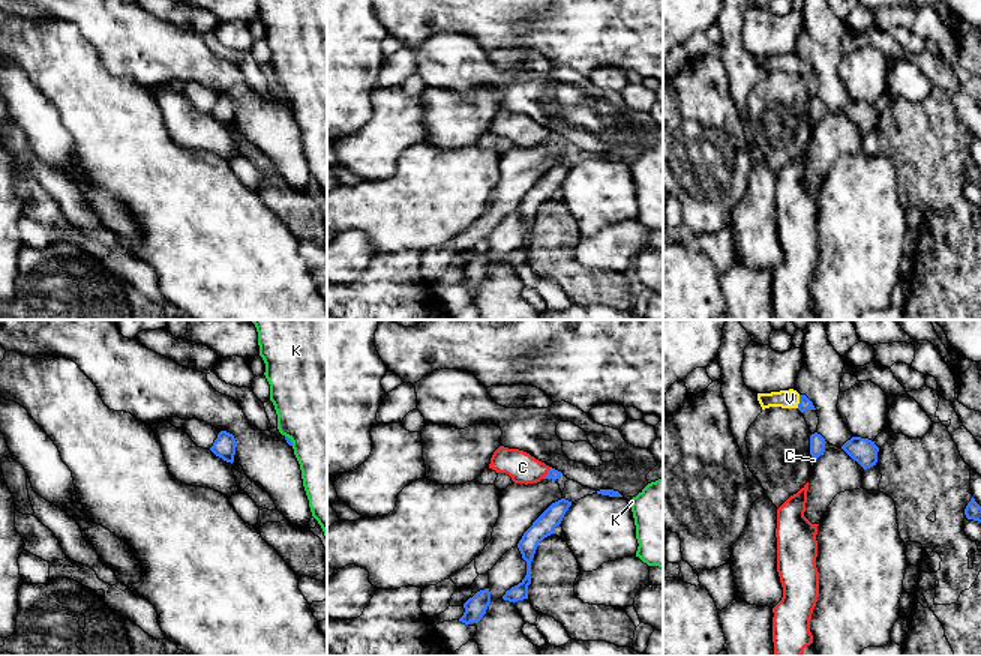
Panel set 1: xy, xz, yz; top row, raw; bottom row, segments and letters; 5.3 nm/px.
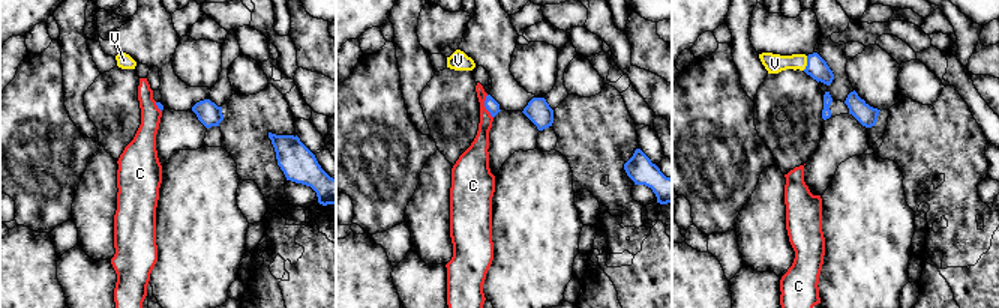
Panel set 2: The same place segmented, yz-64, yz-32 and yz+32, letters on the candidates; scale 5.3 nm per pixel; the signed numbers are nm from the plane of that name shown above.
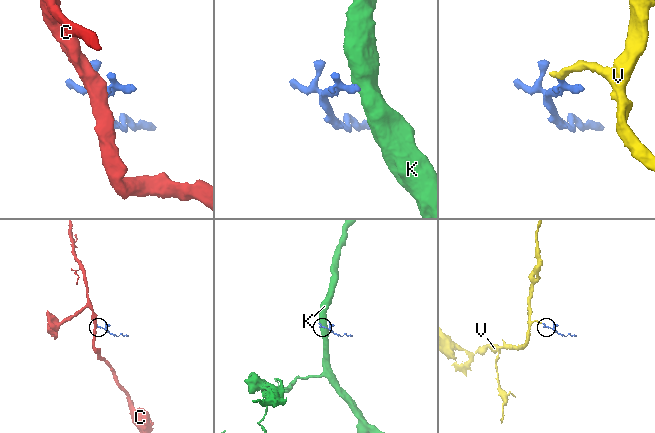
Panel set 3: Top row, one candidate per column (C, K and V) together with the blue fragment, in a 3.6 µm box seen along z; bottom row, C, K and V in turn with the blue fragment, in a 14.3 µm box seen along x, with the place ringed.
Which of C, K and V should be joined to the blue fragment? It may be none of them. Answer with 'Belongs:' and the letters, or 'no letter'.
Belongs: V

